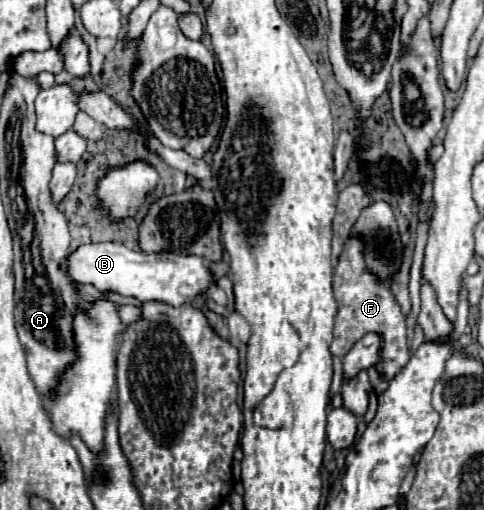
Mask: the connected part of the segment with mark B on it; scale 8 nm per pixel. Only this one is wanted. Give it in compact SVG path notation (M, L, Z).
M85 243L79 245L63 263L71 279L89 283L99 291L131 295L139 301L163 301L179 307L191 303L195 297L205 295L213 285L213 275L203 257L197 255L171 255L171 253L139 253L127 249L123 243Z

